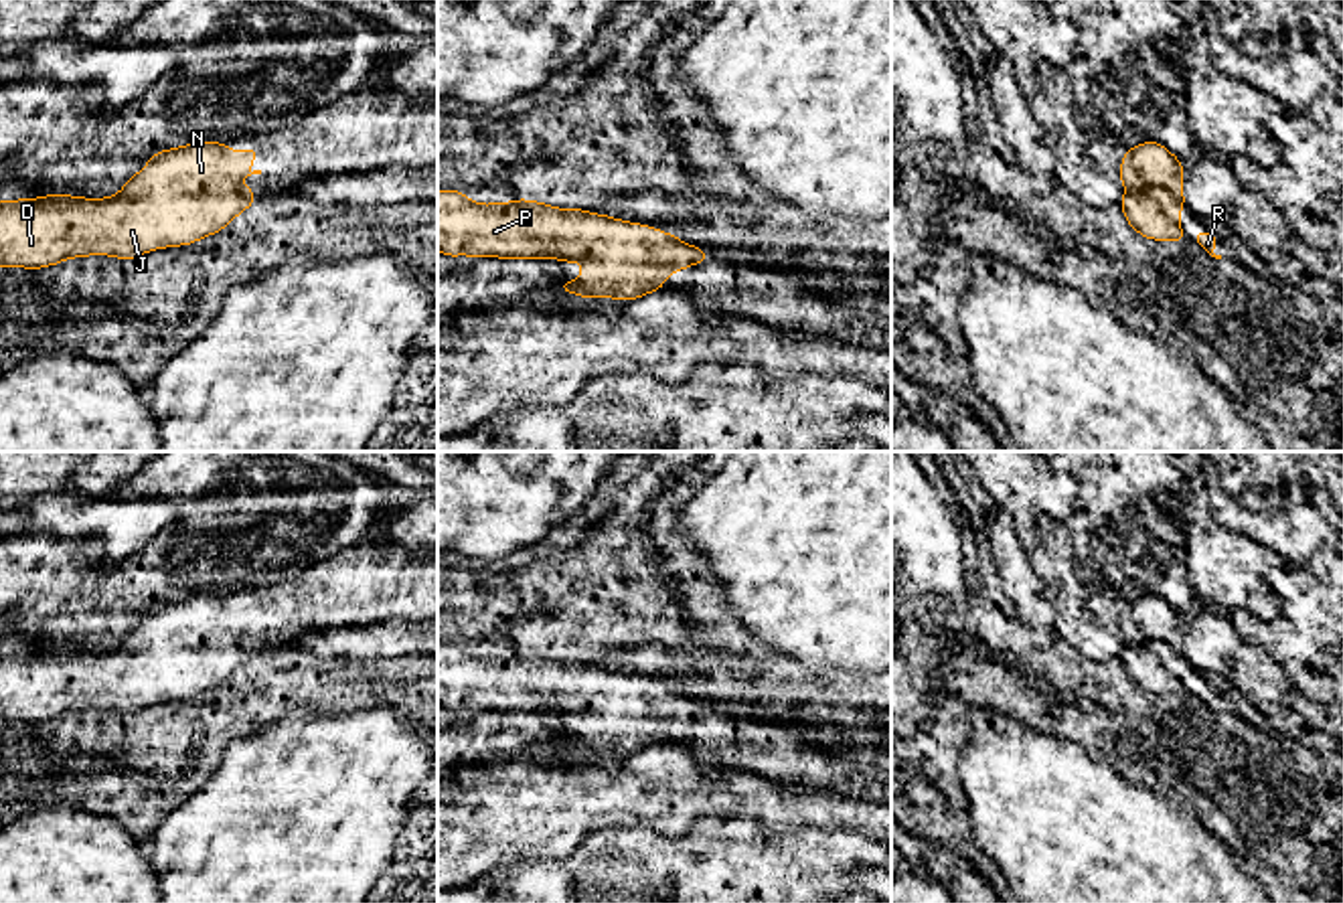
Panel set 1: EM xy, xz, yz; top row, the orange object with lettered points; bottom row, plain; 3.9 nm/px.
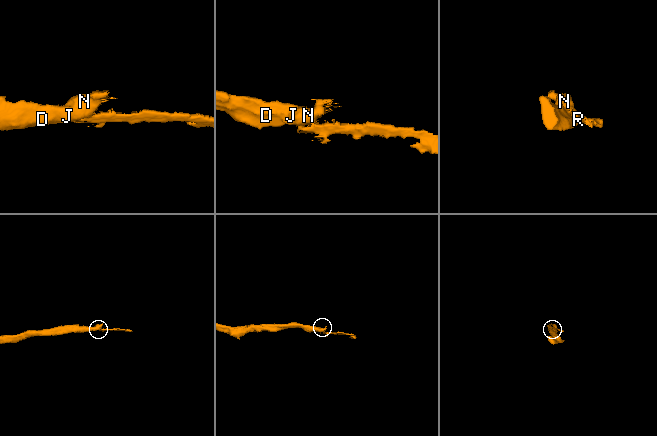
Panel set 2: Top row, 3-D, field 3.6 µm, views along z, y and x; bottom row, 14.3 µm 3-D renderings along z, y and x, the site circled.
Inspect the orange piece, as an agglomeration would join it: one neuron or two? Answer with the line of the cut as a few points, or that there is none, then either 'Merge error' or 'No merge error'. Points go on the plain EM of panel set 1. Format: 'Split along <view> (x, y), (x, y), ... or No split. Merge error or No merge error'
No split. No merge error

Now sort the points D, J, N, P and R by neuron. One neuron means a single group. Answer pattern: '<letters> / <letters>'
D J N P R

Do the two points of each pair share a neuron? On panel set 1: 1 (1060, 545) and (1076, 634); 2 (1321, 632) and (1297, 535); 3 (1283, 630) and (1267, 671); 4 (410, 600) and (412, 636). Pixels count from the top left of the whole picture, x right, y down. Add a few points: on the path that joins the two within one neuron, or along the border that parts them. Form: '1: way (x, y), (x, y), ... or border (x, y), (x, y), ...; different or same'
1: way (1060, 567), (1060, 576), (1070, 590), (1072, 612); same
2: border (1260, 543), (1303, 567); different
3: border (1240, 638), (1262, 646), (1295, 687); different
4: border (416, 620), (383, 620), (365, 626); different

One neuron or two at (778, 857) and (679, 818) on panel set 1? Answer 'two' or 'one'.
two

